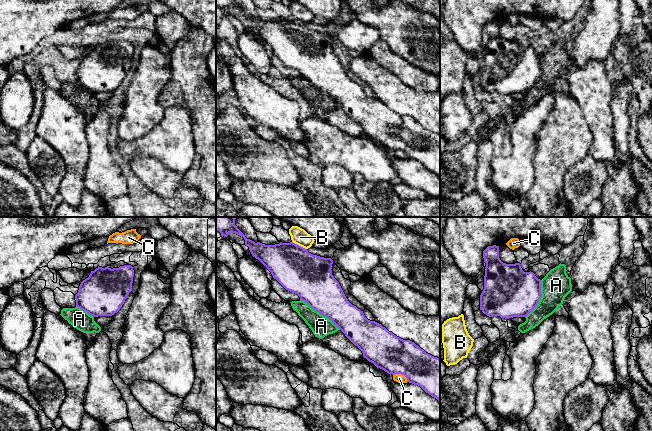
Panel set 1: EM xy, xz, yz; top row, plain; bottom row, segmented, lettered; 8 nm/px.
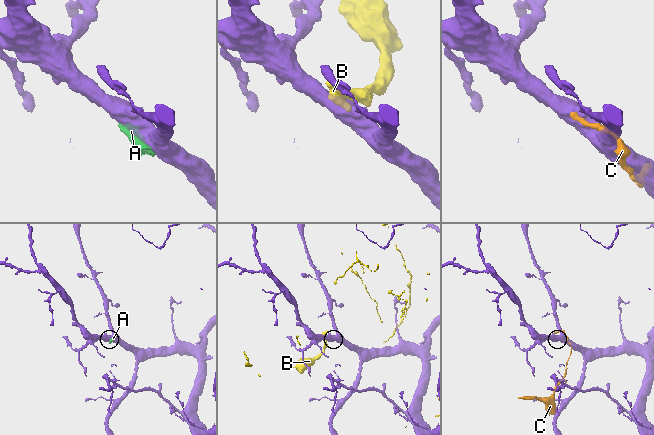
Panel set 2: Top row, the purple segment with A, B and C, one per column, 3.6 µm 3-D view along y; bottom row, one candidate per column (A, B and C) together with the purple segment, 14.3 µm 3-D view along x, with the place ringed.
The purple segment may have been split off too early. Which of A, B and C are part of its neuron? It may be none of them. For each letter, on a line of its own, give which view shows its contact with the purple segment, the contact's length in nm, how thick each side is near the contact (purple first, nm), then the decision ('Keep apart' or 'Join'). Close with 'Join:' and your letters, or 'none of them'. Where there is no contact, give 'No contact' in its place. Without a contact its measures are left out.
A: Touches purple in xz. Shared border 400 nm. Thickness 320 nm (purple) against 170 nm. Keep apart
B: Touches purple in xz. Shared border 140 nm. Thickness 360 nm (purple) against 140 nm. Keep apart
C: Touches purple in xz. Shared border 140 nm. Thickness 300 nm (purple) against 70 nm. Keep apart
Join: none of them

